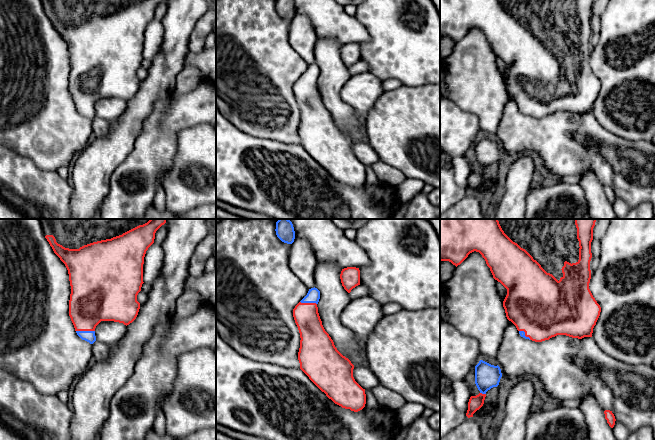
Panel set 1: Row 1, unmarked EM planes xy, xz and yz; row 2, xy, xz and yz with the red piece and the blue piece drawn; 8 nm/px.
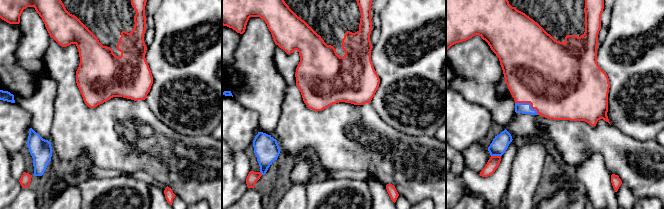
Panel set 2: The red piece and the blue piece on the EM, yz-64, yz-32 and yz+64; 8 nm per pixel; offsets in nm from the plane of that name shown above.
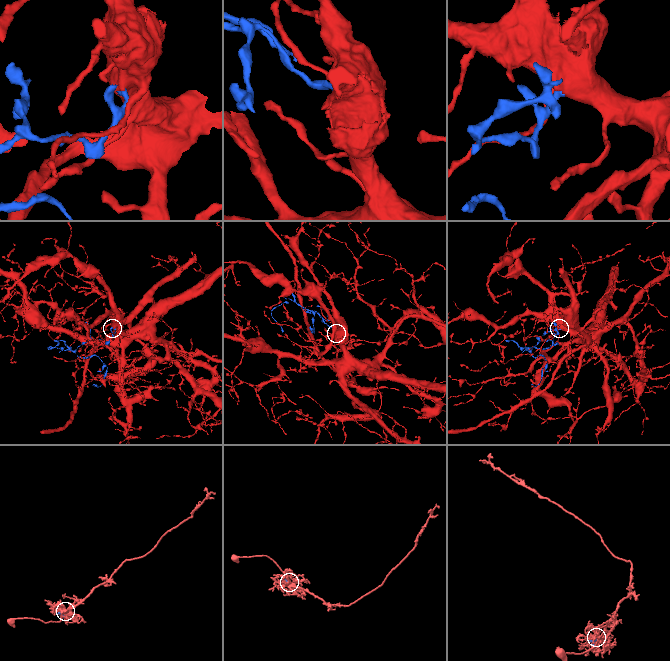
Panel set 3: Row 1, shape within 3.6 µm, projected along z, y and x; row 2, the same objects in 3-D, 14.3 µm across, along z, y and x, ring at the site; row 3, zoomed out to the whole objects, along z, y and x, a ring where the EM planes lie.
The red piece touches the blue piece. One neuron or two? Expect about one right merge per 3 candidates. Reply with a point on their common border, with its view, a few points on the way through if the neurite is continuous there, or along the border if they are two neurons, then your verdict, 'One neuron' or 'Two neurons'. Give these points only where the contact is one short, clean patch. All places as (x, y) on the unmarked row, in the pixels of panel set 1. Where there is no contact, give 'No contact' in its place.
Touches red at xy (85, 106). One neuron

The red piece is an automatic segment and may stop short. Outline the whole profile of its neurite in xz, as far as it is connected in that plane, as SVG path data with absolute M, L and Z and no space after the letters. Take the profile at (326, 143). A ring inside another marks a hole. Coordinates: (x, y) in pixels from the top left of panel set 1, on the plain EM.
M309 65L293 85L300 109L300 145L335 180L358 188L365 183L366 170L353 153L354 141L335 123L318 89L320 67Z

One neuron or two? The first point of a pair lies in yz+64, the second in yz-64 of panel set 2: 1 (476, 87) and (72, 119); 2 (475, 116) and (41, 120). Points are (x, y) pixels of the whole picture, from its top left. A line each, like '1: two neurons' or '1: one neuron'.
1: two neurons
2: two neurons

